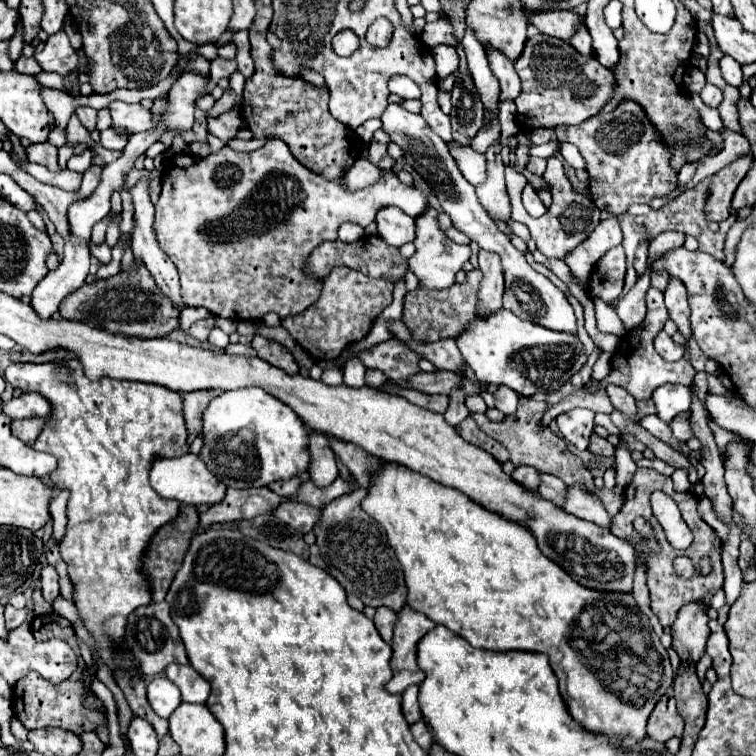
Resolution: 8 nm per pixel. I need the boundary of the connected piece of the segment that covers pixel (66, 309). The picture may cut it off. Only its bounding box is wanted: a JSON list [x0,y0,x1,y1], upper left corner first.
[59,259,179,337]

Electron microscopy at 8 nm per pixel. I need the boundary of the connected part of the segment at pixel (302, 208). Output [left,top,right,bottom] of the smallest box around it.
[155,137,429,321]

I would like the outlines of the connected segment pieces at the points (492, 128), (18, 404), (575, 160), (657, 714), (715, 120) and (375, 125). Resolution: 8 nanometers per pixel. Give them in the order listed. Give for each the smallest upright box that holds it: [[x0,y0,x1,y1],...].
[[471,119,501,153],[2,393,51,423],[559,143,585,169],[647,695,683,741],[689,93,724,131],[355,119,382,144]]

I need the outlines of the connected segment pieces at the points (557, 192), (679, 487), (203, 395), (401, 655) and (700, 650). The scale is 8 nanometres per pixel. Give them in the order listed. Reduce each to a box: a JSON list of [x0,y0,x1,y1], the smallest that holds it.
[[513,157,601,259],[673,469,691,491],[183,389,221,435],[385,605,435,693],[671,601,709,661]]

